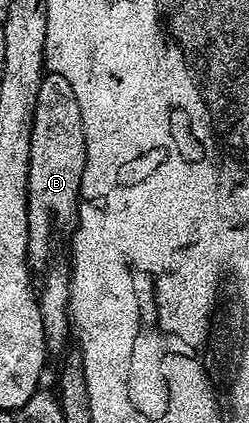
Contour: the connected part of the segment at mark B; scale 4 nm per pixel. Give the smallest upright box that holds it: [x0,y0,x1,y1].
[29,73,87,267]

